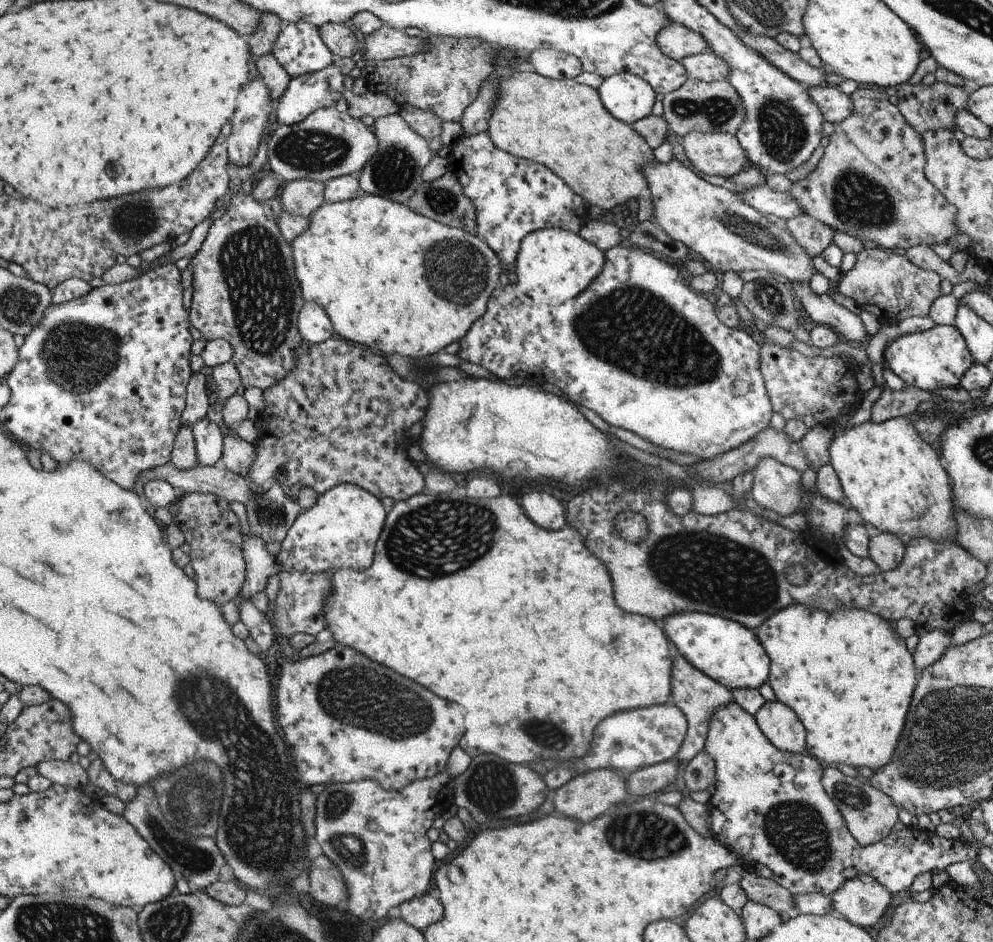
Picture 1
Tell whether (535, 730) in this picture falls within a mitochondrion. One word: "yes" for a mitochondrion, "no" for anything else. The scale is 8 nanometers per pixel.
yes

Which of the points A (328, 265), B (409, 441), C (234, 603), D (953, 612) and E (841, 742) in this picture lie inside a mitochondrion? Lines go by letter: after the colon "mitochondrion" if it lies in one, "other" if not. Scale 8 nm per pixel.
A: other
B: other
C: other
D: other
E: other

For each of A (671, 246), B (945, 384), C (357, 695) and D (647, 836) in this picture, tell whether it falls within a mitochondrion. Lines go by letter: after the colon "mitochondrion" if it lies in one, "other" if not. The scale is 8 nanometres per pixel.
A: other
B: other
C: mitochondrion
D: mitochondrion

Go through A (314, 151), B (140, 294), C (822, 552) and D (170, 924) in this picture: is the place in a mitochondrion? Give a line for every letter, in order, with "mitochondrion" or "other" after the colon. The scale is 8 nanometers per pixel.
A: mitochondrion
B: other
C: other
D: mitochondrion

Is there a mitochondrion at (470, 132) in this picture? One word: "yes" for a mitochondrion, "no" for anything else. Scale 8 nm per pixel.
no

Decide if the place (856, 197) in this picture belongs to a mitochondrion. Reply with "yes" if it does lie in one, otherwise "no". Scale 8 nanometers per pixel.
yes

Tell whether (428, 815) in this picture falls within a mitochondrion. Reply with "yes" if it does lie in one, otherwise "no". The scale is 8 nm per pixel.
no

